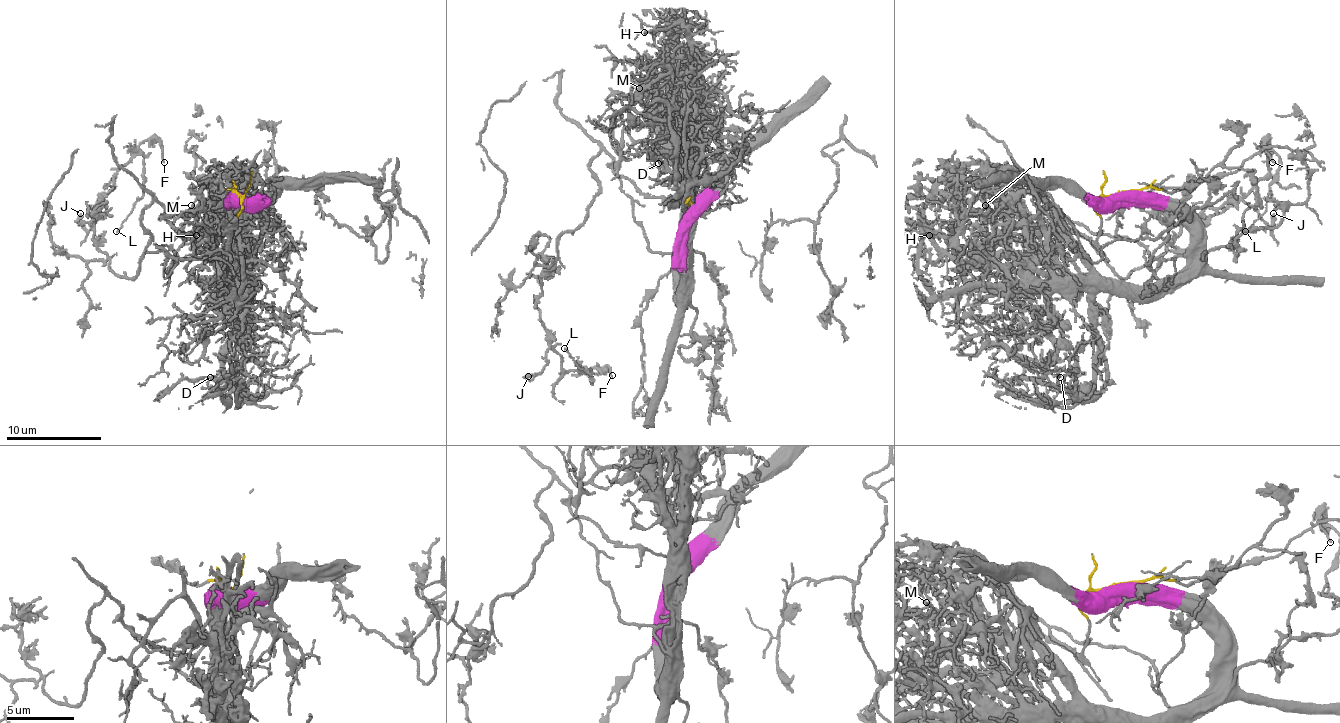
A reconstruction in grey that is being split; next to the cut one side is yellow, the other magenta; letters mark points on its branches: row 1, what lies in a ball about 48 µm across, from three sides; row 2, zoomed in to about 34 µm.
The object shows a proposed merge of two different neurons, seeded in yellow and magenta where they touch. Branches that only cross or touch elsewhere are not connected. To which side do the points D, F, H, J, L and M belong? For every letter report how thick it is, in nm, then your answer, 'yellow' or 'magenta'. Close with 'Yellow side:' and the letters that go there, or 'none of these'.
D: 150 nm | magenta
F: 140 nm | yellow
H: 100 nm | magenta
J: 300 nm | yellow
L: 140 nm | yellow
M: 120 nm | magenta
Yellow side: F, J, L

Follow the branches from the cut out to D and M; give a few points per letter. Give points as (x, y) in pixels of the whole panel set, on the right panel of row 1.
D: (1123, 194), (1149, 194), (1189, 229), (1189, 260), (1115, 291), (1099, 310), (1087, 389), (1070, 396), (1061, 377)
M: (1123, 194), (1154, 196), (1189, 229), (1189, 260), (1170, 277), (1144, 287), (1104, 279), (1056, 234), (984, 205)

